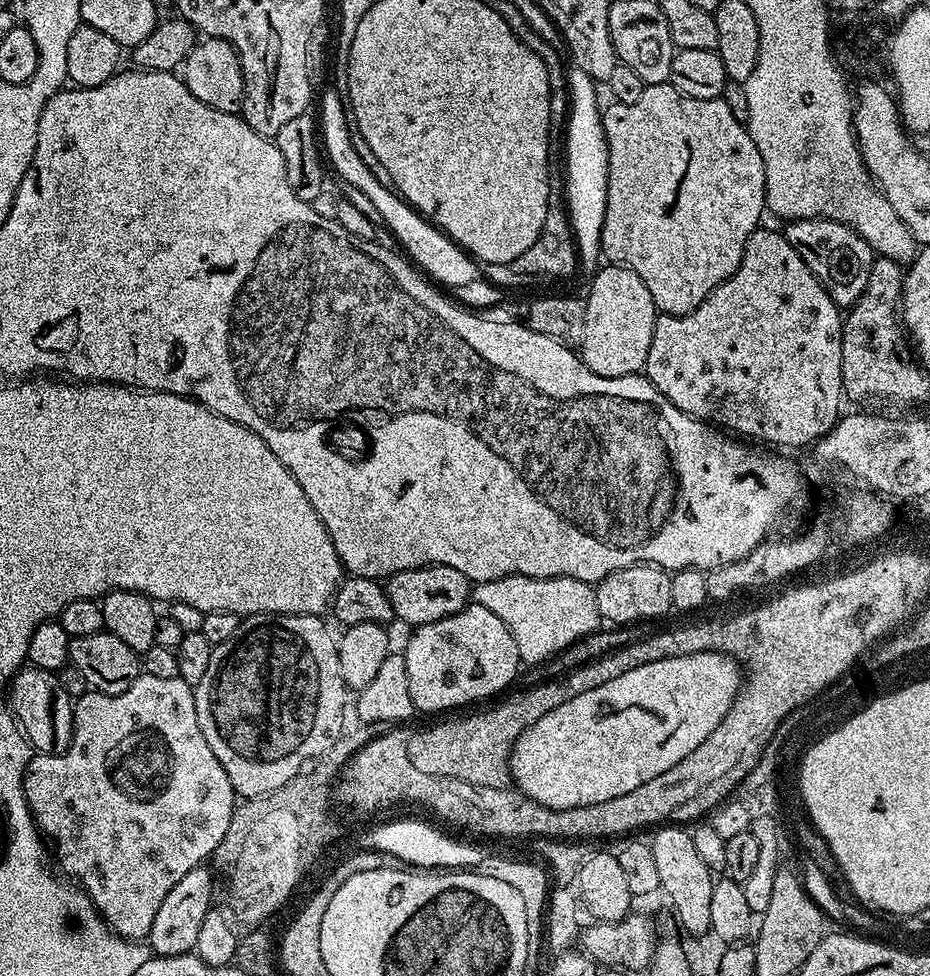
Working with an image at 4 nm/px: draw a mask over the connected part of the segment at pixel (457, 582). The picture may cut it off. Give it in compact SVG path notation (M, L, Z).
M431 564L428 568L402 570L398 574L387 577L386 591L390 598L393 617L397 621L419 626L438 622L442 618L450 618L468 607L474 584L462 574L462 570L454 570L454 566Z

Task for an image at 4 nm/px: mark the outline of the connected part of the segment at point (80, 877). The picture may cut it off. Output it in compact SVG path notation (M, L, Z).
M143 674L136 679L134 686L130 686L130 690L122 694L111 696L105 692L89 690L85 696L75 701L72 715L72 744L57 756L33 755L24 775L24 797L36 827L47 837L50 844L52 839L51 847L54 849L55 859L58 864L60 859L61 866L65 868L63 871L83 888L94 902L96 911L112 930L133 942L143 941L150 934L150 926L154 923L154 914L158 914L158 906L162 906L162 898L166 898L166 894L174 890L175 884L185 874L190 874L190 870L201 867L216 851L230 826L232 809L238 803L237 795L232 791L230 778L226 770L222 770L222 762L214 758L210 742L206 742L206 737L202 735L202 726L198 726L196 693L193 685L181 680L179 676L154 678Z

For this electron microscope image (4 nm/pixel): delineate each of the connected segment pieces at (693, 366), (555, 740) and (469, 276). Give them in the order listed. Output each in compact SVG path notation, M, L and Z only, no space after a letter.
M761 226L746 242L738 270L693 312L685 316L657 315L650 354L646 354L642 372L678 410L694 418L741 437L765 440L768 446L812 446L842 415L843 333L842 309L814 278L810 266L802 262L798 250L794 250L783 231L771 232Z
M699 652L693 656L662 658L658 662L646 662L646 666L634 666L634 670L626 670L626 674L618 674L618 678L601 680L592 688L553 703L547 710L539 713L533 719L532 725L516 737L516 745L512 748L510 761L511 779L521 795L528 796L534 802L542 806L550 806L554 810L570 810L578 806L594 806L598 802L610 802L610 798L618 798L618 794L630 794L630 790L638 790L642 782L650 782L650 778L658 778L658 774L666 774L670 766L678 766L678 762L682 762L686 754L698 750L698 746L702 746L702 742L706 742L706 738L710 738L710 734L714 734L716 729L723 725L724 719L736 703L741 687L741 665L722 652Z
M331 89L332 90L325 92L322 98L320 112L318 111L318 124L320 127L322 148L331 169L333 166L337 174L348 185L358 190L370 202L371 206L379 214L377 214L377 217L381 221L384 219L385 222L388 223L389 230L404 243L405 249L403 248L403 251L407 253L437 285L449 284L449 289L455 290L465 285L466 282L474 282L475 280L481 279L482 272L476 269L476 267L478 267L477 261L469 256L451 236L444 235L439 228L433 226L425 217L421 216L407 200L397 195L392 188L387 188L382 185L382 182L379 182L378 178L374 177L370 168L366 166L362 158L359 157L358 150L354 149L354 144L350 139L348 124L350 118L345 99L337 89Z

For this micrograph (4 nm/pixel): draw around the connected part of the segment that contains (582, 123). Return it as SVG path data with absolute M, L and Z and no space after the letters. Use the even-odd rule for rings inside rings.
M576 76L568 79L569 114L568 128L565 132L566 203L572 235L576 237L579 271L592 274L597 271L602 260L600 239L608 193L608 143L602 106L598 104L596 94L597 85L588 76Z

